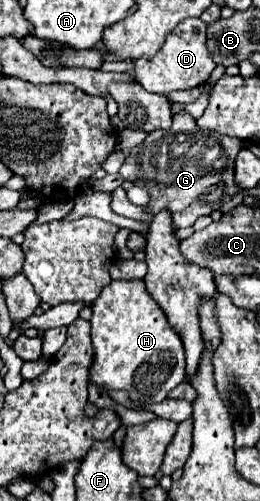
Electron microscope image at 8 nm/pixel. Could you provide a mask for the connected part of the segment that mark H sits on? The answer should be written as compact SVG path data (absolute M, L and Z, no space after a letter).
M117 280L105 286L103 294L97 298L97 302L93 302L91 338L95 356L89 372L89 382L99 388L127 390L129 402L135 406L135 410L145 410L147 404L163 402L167 394L185 378L185 354L181 338L173 332L157 302L147 294L143 280Z

